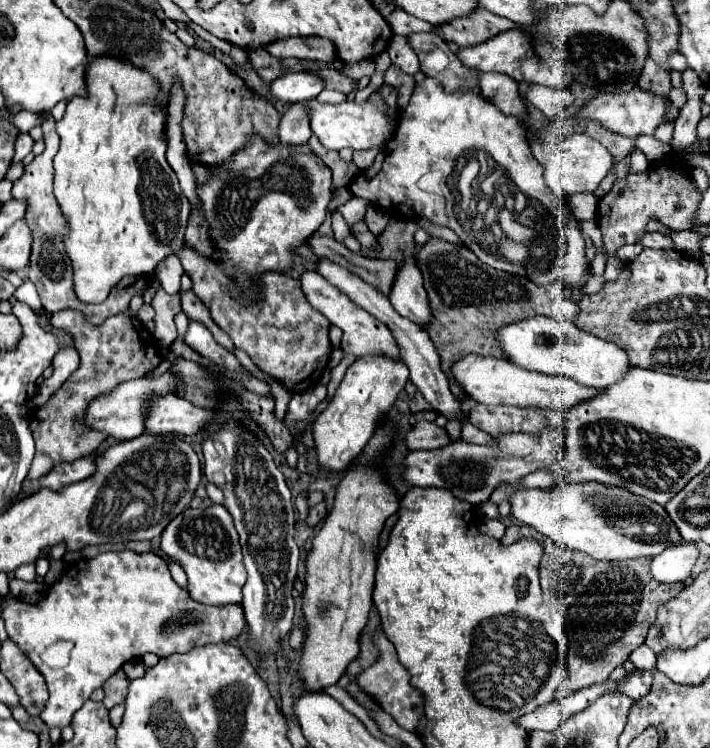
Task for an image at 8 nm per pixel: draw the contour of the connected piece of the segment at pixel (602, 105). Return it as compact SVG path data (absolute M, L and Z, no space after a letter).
M633 87L629 93L599 93L585 107L581 107L577 115L581 119L591 119L601 123L607 131L613 131L625 137L639 137L639 135L651 135L657 129L657 125L663 123L667 105L669 101L665 97Z

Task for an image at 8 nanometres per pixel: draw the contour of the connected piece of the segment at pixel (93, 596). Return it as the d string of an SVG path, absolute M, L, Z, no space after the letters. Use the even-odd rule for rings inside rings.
M109 551L101 553L93 559L83 559L71 565L59 581L55 581L47 593L37 603L27 603L19 597L5 597L1 599L1 619L5 621L5 629L9 639L19 645L19 649L31 659L31 663L39 669L45 677L49 687L49 701L39 715L49 729L71 723L73 713L89 699L89 695L99 689L123 663L131 659L139 659L145 653L155 653L159 657L167 657L171 653L191 651L197 645L229 641L237 637L245 629L243 609L239 605L227 607L211 607L191 599L191 595L181 589L169 573L167 563L157 553L135 553L135 551ZM57 641L73 641L73 649L69 655L69 665L63 669L49 669L41 659L39 653L57 643Z

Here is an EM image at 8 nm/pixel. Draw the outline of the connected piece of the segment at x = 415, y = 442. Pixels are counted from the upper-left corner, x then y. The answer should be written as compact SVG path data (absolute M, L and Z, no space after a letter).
M419 423L415 425L407 435L405 443L409 449L439 449L451 443L447 431L443 427L437 427L435 423Z

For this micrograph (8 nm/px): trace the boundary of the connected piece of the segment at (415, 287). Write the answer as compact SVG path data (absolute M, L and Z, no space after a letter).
M405 261L401 265L389 299L393 309L397 309L401 317L407 317L421 329L427 329L427 325L431 323L431 309L427 293L423 289L423 277L415 263Z

